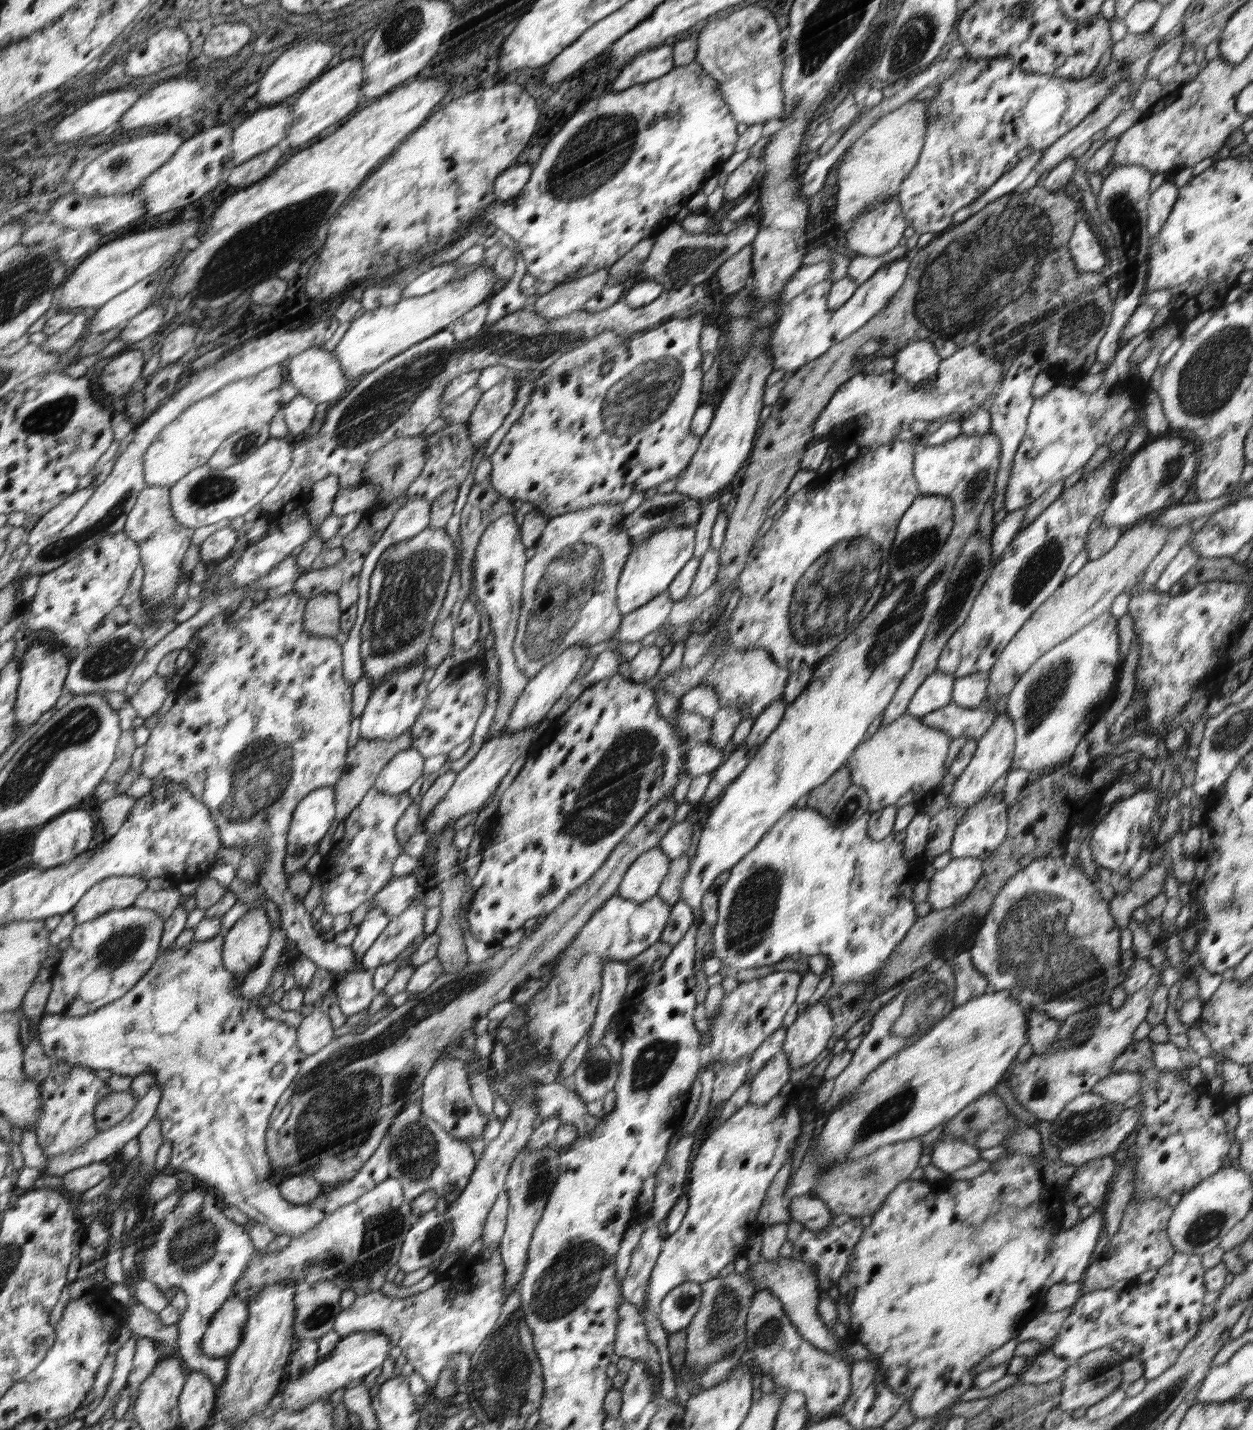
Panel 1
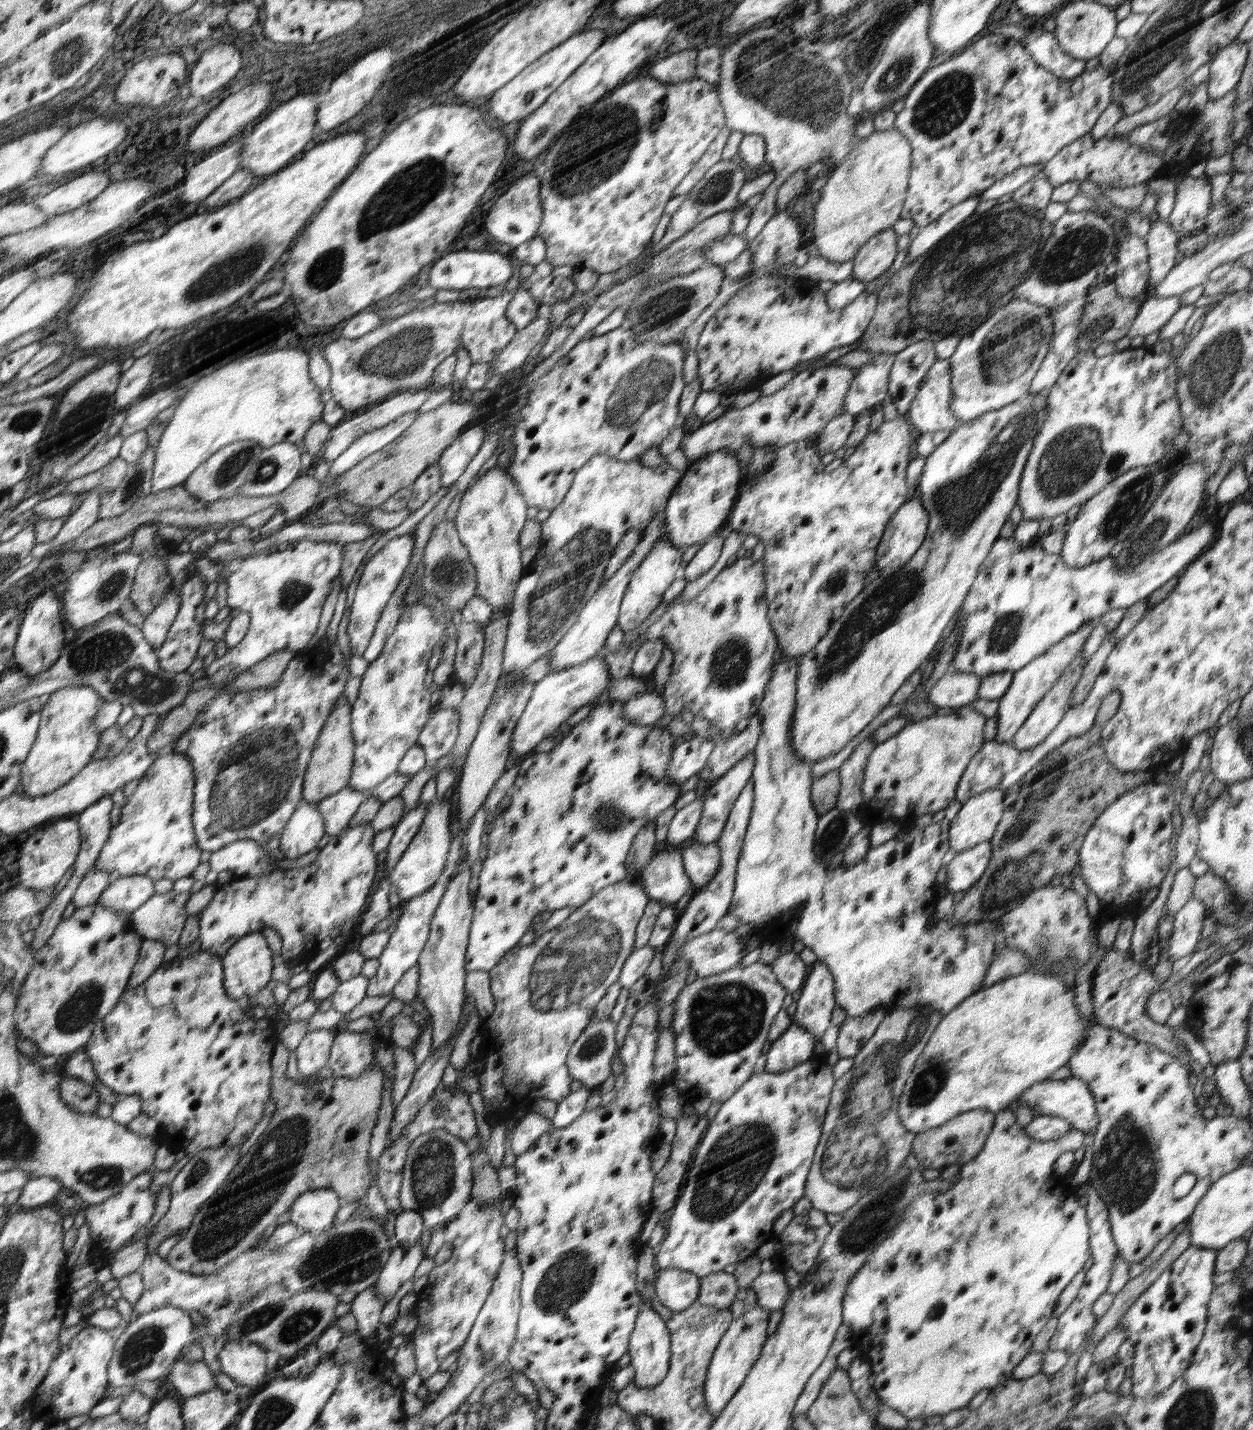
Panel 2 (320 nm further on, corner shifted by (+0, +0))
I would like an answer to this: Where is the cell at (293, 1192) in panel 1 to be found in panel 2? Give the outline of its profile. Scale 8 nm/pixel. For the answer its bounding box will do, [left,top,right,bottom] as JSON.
[289,1188,340,1234]

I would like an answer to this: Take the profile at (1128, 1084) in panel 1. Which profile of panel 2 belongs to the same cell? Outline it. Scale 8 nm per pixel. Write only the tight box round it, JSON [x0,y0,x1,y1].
[1019,1077,1099,1134]

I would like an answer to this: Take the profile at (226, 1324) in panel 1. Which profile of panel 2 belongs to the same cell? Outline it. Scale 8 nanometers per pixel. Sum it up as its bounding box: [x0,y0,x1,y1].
[221,1340,266,1388]

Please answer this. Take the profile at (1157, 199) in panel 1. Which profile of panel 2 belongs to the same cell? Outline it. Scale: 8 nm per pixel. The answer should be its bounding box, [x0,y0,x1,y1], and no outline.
[1144,217,1178,291]

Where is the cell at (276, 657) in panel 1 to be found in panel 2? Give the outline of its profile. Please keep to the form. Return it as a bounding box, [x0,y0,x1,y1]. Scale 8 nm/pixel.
[171,649,350,852]

